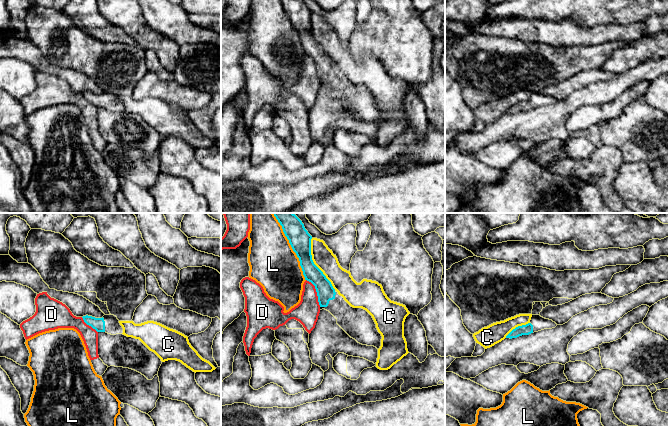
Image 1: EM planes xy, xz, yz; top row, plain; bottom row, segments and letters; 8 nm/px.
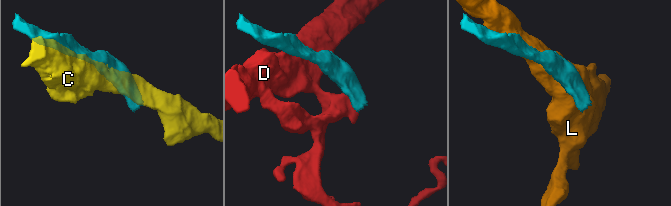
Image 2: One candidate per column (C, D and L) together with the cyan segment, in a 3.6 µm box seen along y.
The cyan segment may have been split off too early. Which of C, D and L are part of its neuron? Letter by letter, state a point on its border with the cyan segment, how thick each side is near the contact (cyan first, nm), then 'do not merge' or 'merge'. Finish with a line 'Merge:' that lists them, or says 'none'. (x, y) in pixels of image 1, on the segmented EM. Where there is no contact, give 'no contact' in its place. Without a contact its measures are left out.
C: meets cyan in xz at (314, 264); 180 nm thick on the cyan side, 170 nm on the other; do not merge
D: meets cyan in xz at (316, 291); 140 nm thick on the cyan side, 190 nm on the other; do not merge
L: meets cyan in xz at (291, 246); 180 nm thick on the cyan side, 380 nm on the other; do not merge
Merge: none

